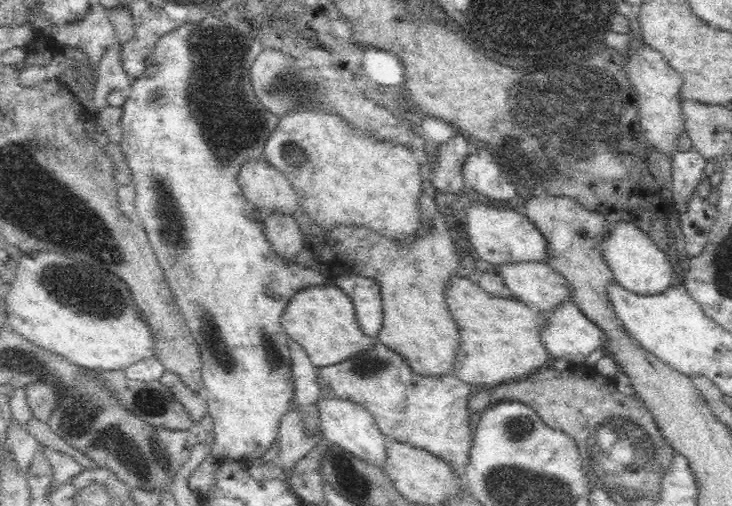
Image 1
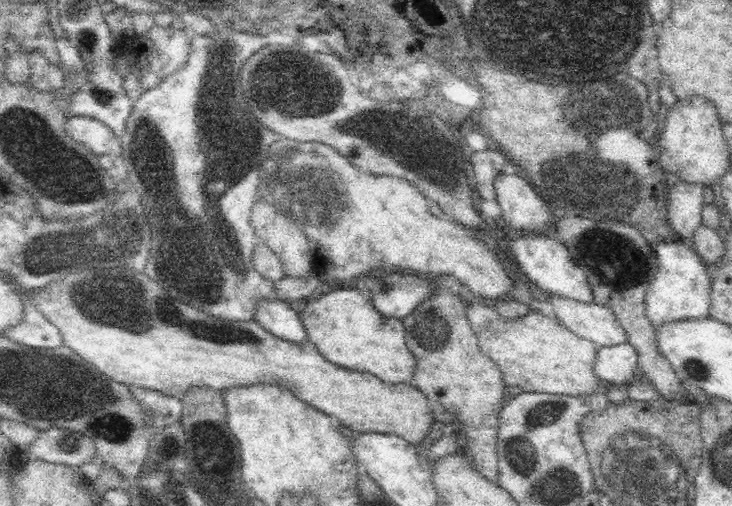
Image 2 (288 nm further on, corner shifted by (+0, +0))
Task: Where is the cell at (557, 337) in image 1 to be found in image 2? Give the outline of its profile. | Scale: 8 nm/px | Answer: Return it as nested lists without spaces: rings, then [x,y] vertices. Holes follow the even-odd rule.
[[[632,344],[598,346],[594,372],[610,386],[628,388],[642,378],[638,370],[638,352]]]

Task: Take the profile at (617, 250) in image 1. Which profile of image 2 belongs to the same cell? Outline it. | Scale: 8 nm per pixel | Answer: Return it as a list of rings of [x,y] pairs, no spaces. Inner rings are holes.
[[[672,242],[672,244],[652,244],[656,260],[660,264],[660,272],[648,286],[644,294],[644,306],[646,316],[650,316],[650,322],[656,330],[660,330],[664,324],[672,322],[702,322],[710,318],[710,292],[712,292],[712,278],[706,262],[696,256],[690,244],[684,242]]]

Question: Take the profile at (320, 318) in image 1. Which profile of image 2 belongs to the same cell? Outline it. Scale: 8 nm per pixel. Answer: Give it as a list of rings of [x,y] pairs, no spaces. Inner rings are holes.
[[[342,288],[316,294],[298,310],[308,340],[332,364],[378,376],[386,384],[412,384],[416,358],[406,344],[406,328],[400,318],[382,316],[360,290]]]

